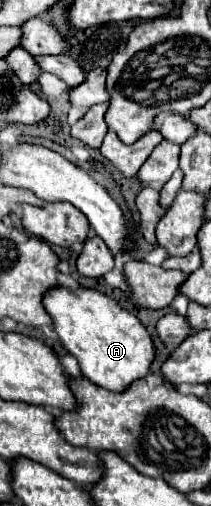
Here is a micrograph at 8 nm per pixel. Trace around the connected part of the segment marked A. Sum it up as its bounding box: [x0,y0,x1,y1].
[43,287,155,391]

